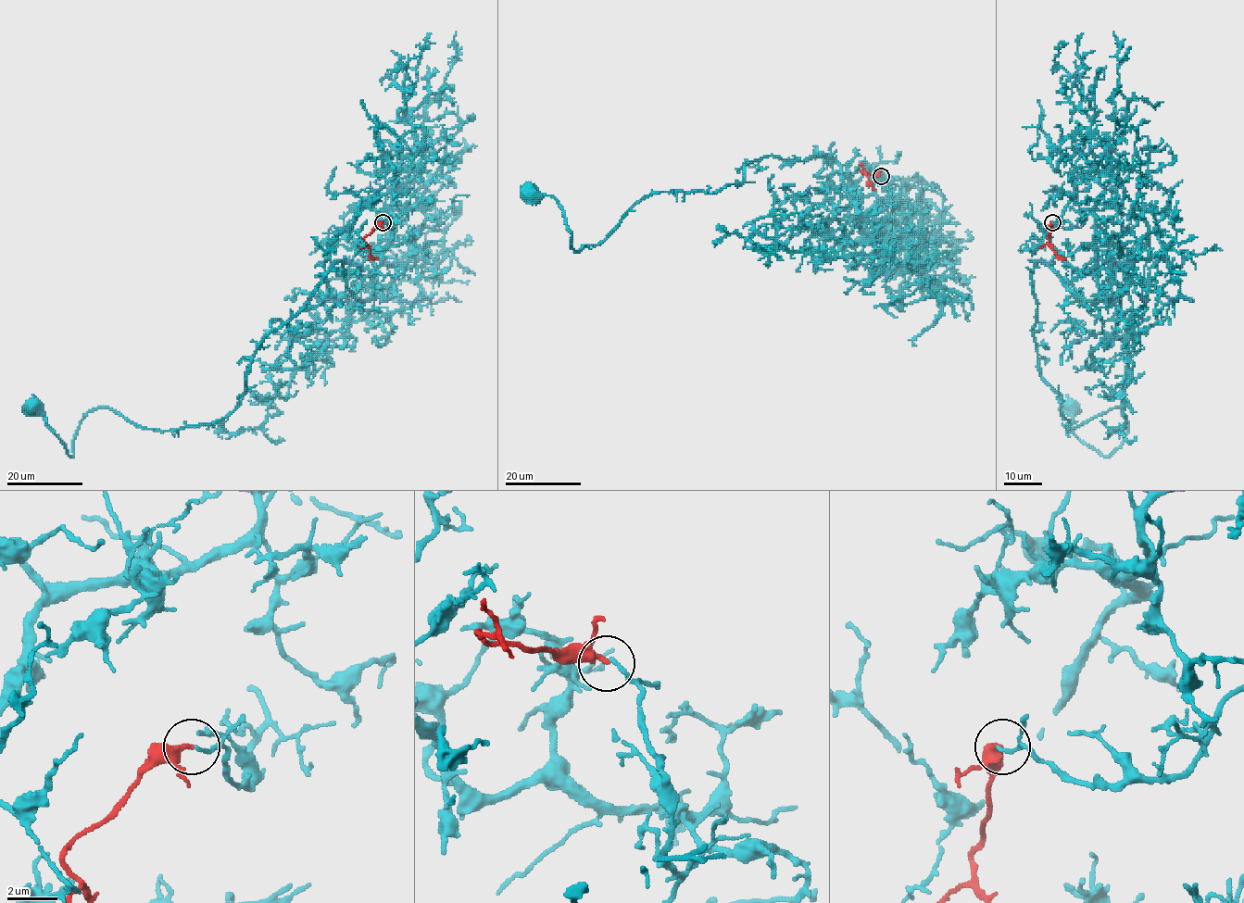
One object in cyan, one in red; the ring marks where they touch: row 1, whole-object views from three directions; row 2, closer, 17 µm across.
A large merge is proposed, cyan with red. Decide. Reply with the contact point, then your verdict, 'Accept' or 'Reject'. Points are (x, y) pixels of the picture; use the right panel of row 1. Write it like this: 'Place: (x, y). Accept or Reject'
Place: (1052, 222). Reject

